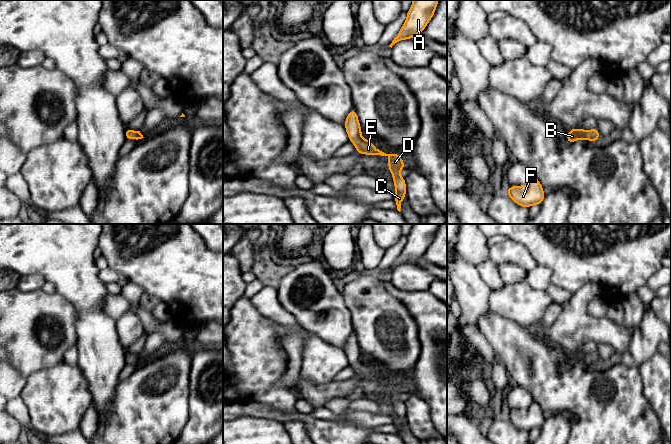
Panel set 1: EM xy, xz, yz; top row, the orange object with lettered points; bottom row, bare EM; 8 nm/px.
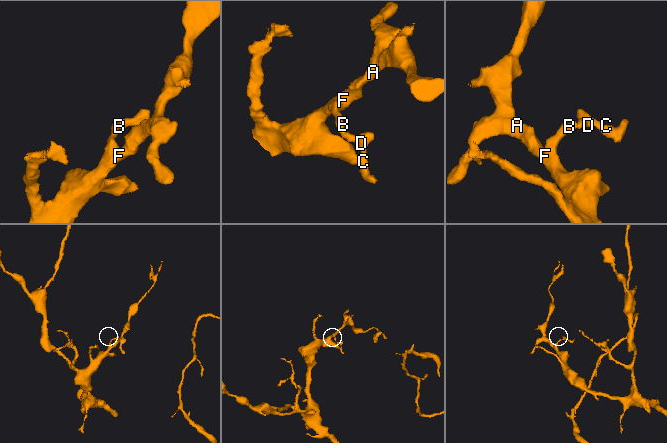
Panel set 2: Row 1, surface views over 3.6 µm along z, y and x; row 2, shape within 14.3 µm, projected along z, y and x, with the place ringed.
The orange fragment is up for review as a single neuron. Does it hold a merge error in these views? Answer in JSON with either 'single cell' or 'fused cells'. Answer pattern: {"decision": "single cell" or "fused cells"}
{"decision": "single cell"}

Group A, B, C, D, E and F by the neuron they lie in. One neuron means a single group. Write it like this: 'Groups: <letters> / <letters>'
Groups: A B C D E F

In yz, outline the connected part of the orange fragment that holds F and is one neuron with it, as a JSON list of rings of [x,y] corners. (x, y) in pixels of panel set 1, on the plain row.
[[[533,400],[528,409],[509,410],[505,417],[519,430],[530,432],[541,429],[545,423],[544,414],[540,405]]]

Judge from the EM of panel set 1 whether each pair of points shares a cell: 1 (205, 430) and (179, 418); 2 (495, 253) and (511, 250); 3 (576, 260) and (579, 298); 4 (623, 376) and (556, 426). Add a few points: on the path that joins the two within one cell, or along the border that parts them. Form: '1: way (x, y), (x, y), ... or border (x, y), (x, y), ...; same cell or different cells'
1: border (187, 398), (187, 422), (180, 433); different cells
2: way (499, 253), (507, 250); same cell
3: border (602, 289), (598, 284), (587, 282), (572, 295); different cells
4: border (548, 418), (568, 410), (572, 415), (570, 433); different cells

